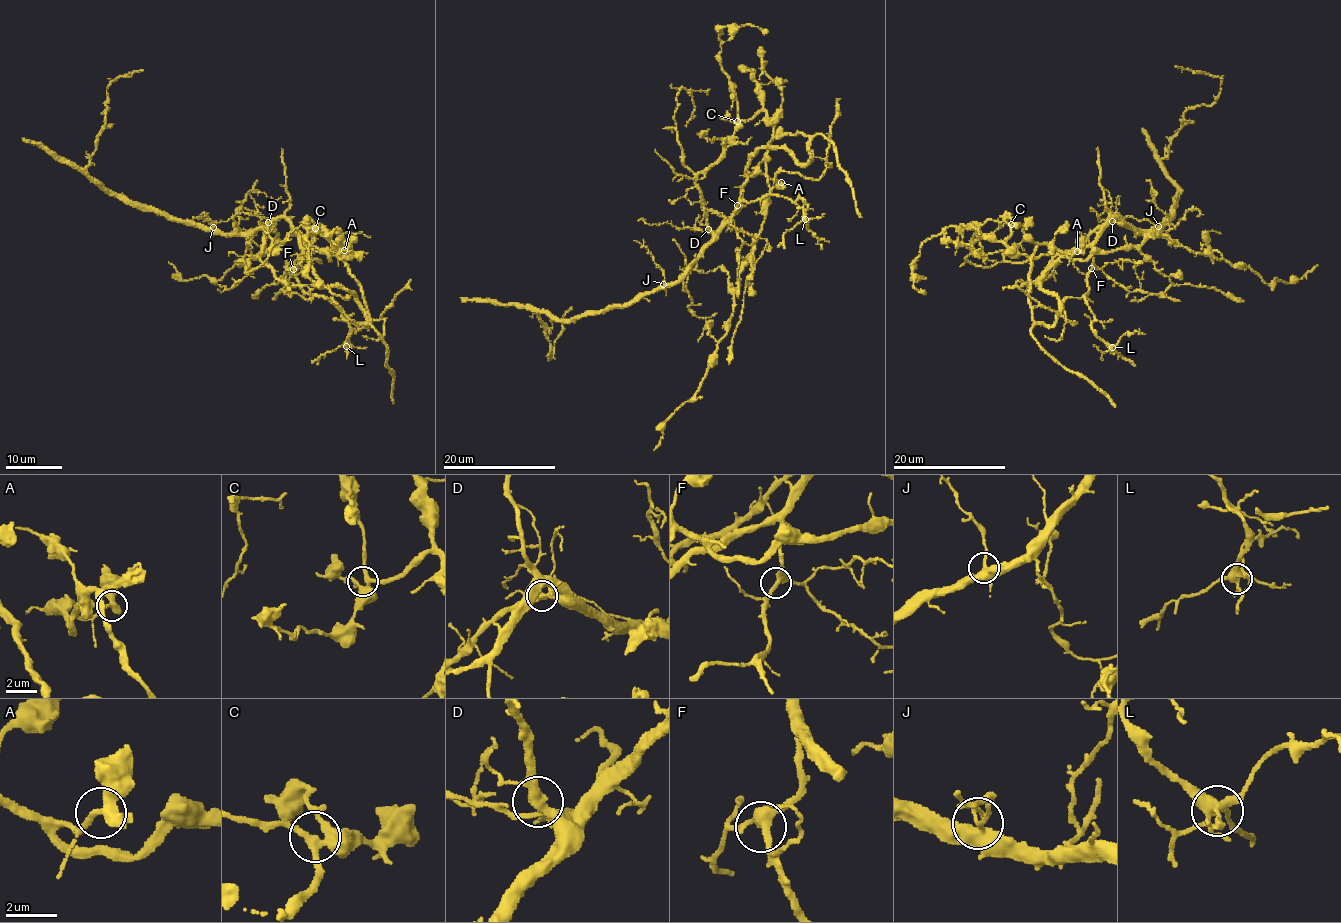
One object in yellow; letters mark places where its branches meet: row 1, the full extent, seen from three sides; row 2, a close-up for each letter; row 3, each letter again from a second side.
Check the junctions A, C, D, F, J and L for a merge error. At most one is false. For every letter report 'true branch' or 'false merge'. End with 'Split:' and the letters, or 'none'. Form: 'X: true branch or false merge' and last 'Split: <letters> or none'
A: true branch
C: true branch
D: true branch
F: true branch
J: true branch
L: true branch
Split: none

